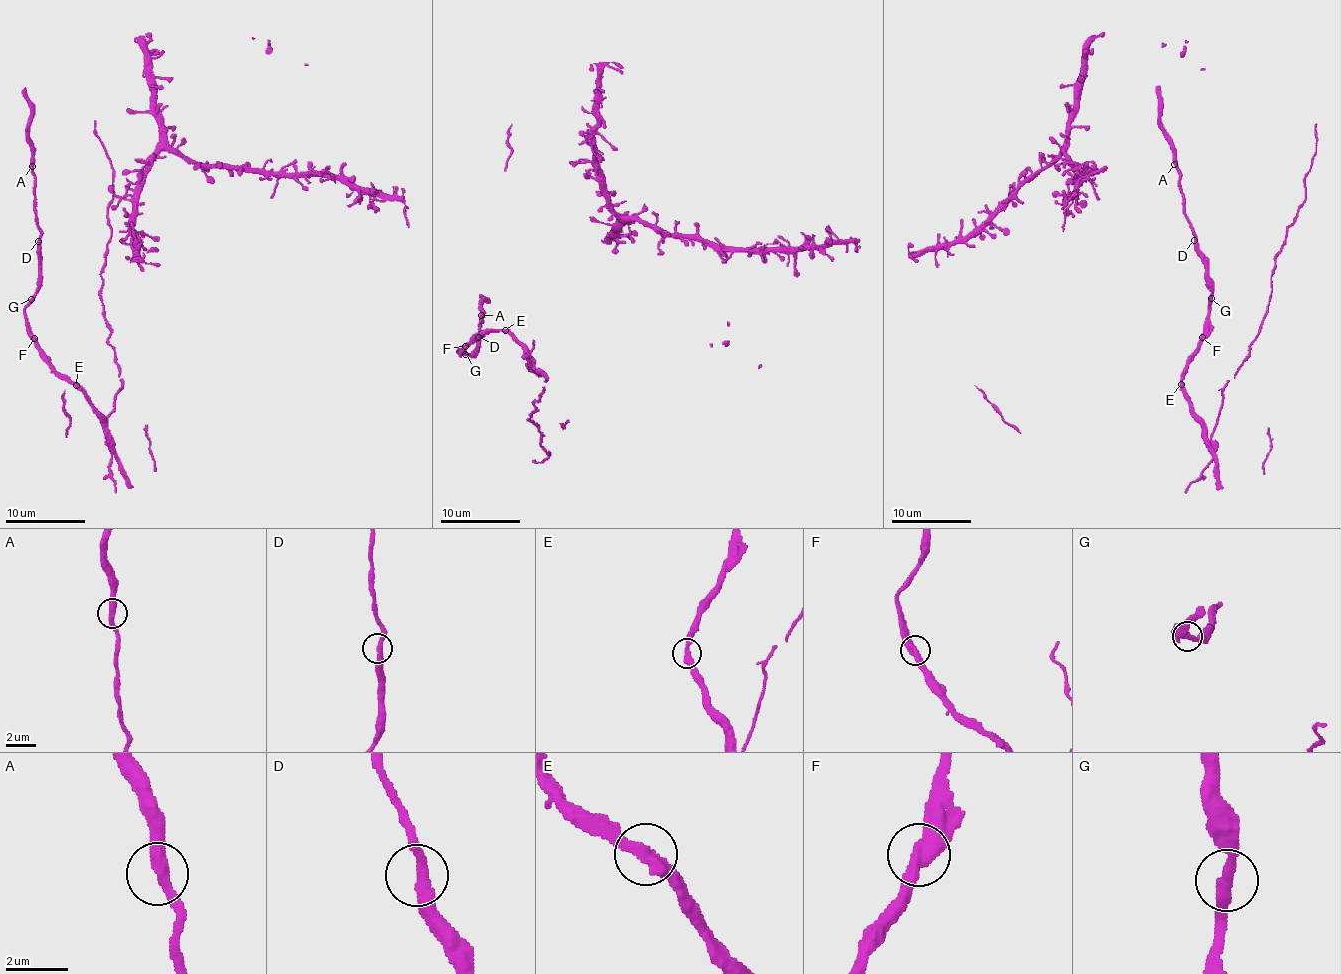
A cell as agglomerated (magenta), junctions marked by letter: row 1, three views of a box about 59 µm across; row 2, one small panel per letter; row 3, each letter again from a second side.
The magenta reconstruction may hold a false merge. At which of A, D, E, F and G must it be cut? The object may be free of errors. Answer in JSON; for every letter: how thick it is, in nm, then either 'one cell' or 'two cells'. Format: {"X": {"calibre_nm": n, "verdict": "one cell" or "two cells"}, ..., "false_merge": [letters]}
{"A": {"calibre_nm": 400, "verdict": "one cell"}, "D": {"calibre_nm": 360, "verdict": "one cell"}, "E": {"calibre_nm": 360, "verdict": "one cell"}, "F": {"calibre_nm": 460, "verdict": "one cell"}, "G": {"calibre_nm": 360, "verdict": "one cell"}, "false_merge": []}

